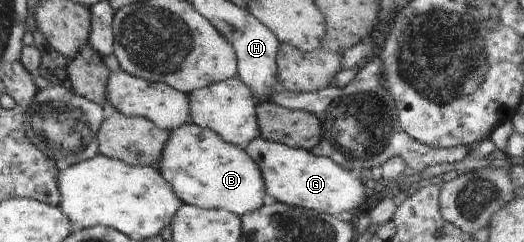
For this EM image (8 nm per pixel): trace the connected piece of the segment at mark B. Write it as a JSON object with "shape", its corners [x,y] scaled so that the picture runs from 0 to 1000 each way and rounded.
{"shape":[[[365,504],[330,533],[298,686],[347,839],[380,864],[429,868],[454,893],[502,847],[506,756],[490,674],[462,603],[426,583],[403,533],[376,525]]]}

